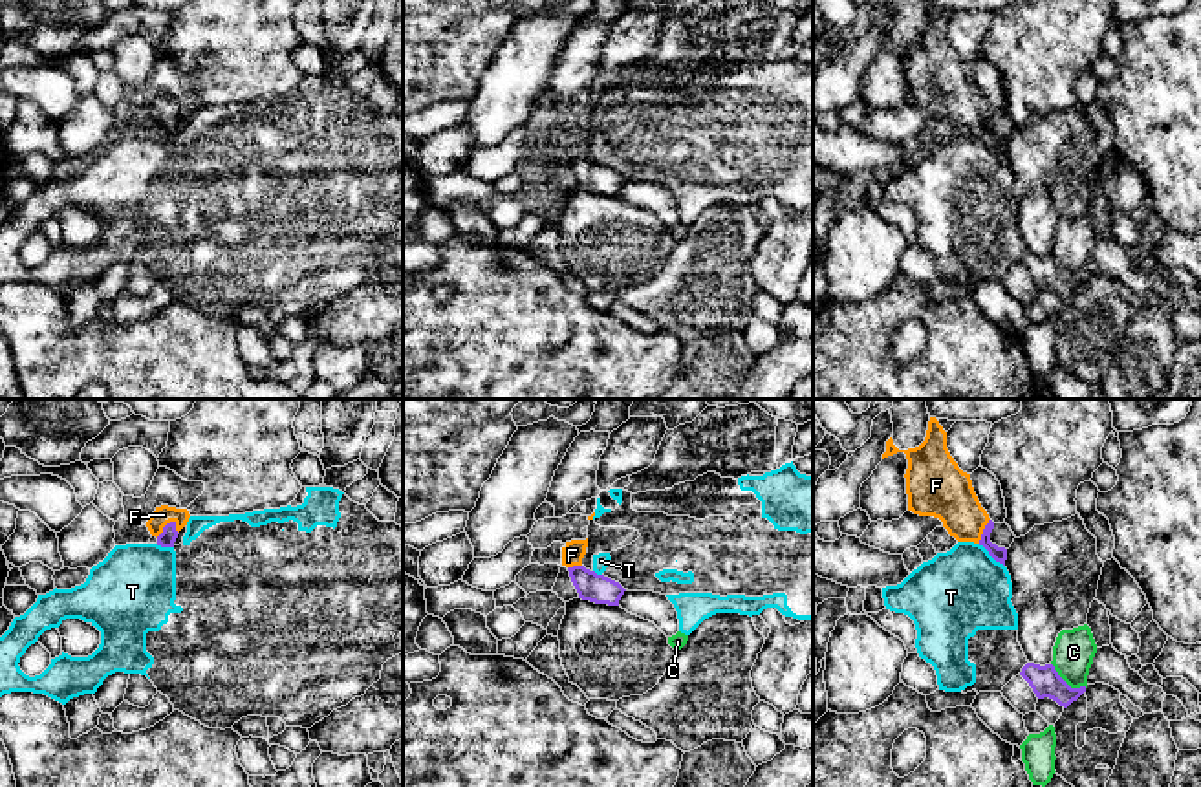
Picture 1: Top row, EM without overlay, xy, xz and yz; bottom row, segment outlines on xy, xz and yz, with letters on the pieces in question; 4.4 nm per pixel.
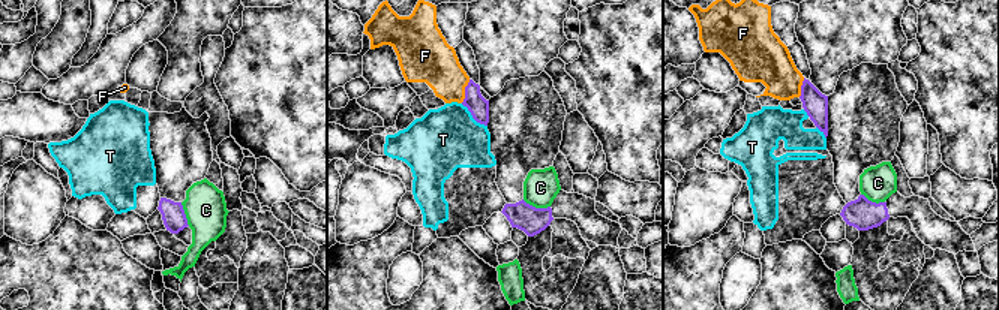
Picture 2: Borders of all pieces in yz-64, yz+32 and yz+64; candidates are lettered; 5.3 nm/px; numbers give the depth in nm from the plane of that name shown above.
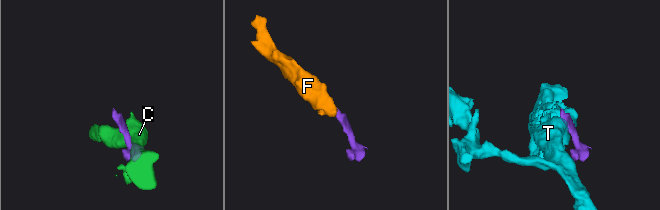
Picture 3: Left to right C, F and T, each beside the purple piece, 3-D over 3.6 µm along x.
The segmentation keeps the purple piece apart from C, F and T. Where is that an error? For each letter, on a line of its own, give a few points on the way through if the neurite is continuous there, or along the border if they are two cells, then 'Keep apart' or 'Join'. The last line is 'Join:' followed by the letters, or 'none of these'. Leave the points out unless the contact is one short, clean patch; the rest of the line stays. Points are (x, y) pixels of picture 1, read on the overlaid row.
C: Keep apart
F: Path across: xy (169, 535), (165, 526), (163, 515). Join
T: Boundary: yz (978, 544), (1004, 566). Keep apart
Join: F

